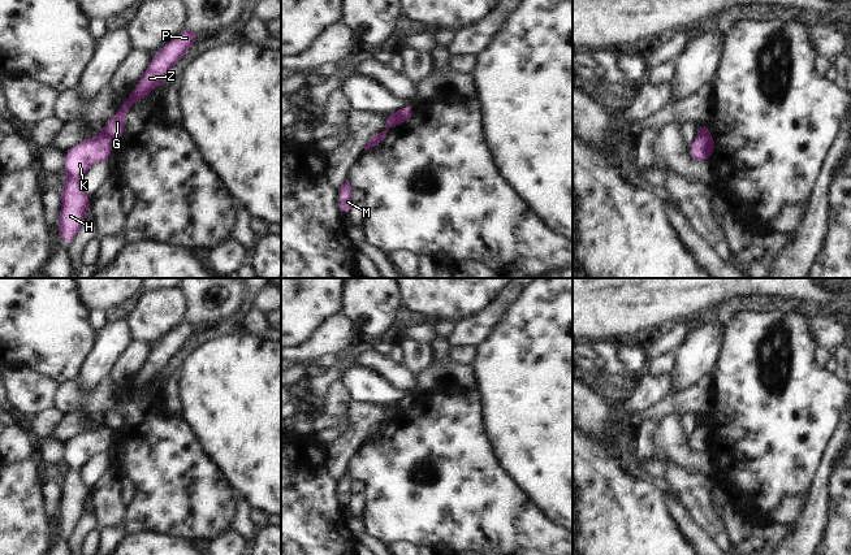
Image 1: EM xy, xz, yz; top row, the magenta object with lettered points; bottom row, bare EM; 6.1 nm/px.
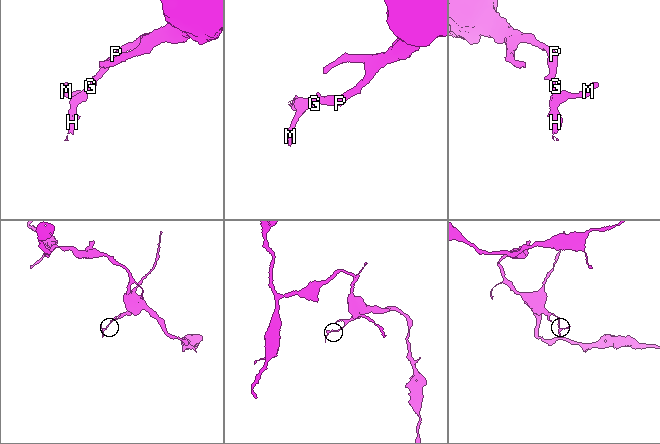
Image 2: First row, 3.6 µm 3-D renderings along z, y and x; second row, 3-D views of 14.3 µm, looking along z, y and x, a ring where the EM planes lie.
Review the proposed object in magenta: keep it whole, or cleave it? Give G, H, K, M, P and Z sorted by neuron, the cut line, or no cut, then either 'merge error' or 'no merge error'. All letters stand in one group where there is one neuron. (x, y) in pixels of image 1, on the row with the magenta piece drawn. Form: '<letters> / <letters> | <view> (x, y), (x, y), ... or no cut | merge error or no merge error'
G P Z / H K M | xy (103, 131), (112, 139) | merge error

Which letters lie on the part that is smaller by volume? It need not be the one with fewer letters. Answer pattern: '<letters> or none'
H, K, M

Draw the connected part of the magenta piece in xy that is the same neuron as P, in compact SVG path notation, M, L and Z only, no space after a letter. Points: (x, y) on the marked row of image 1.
M186 27L181 35L154 55L151 65L146 69L133 92L120 107L117 114L104 123L103 133L107 138L112 140L122 138L126 114L131 109L131 104L141 101L164 82L172 66L183 58L187 48L195 43L196 38L198 32Z

